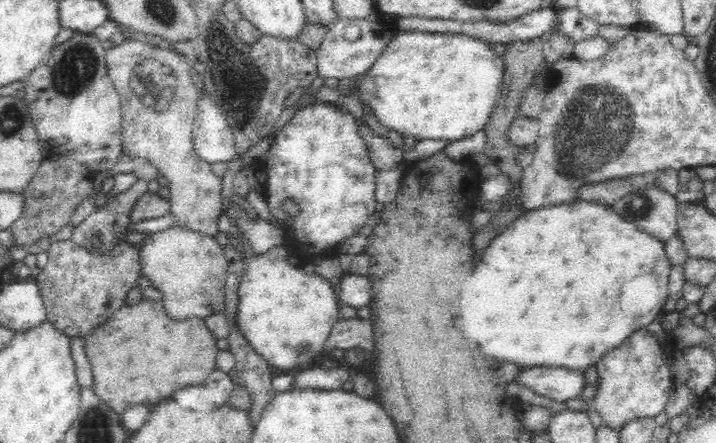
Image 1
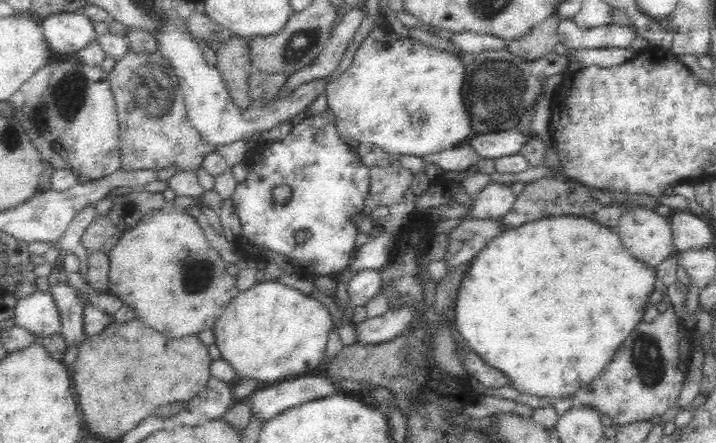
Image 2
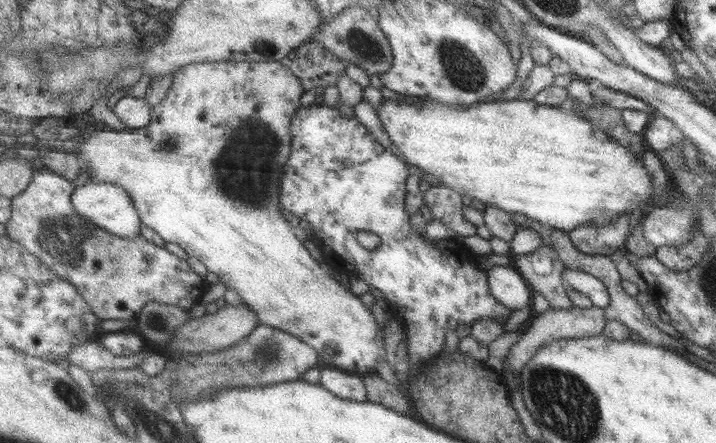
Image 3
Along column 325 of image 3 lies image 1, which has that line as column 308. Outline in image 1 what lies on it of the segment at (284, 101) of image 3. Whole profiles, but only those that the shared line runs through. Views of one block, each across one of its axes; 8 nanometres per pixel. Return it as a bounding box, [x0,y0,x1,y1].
[238,251,340,369]

